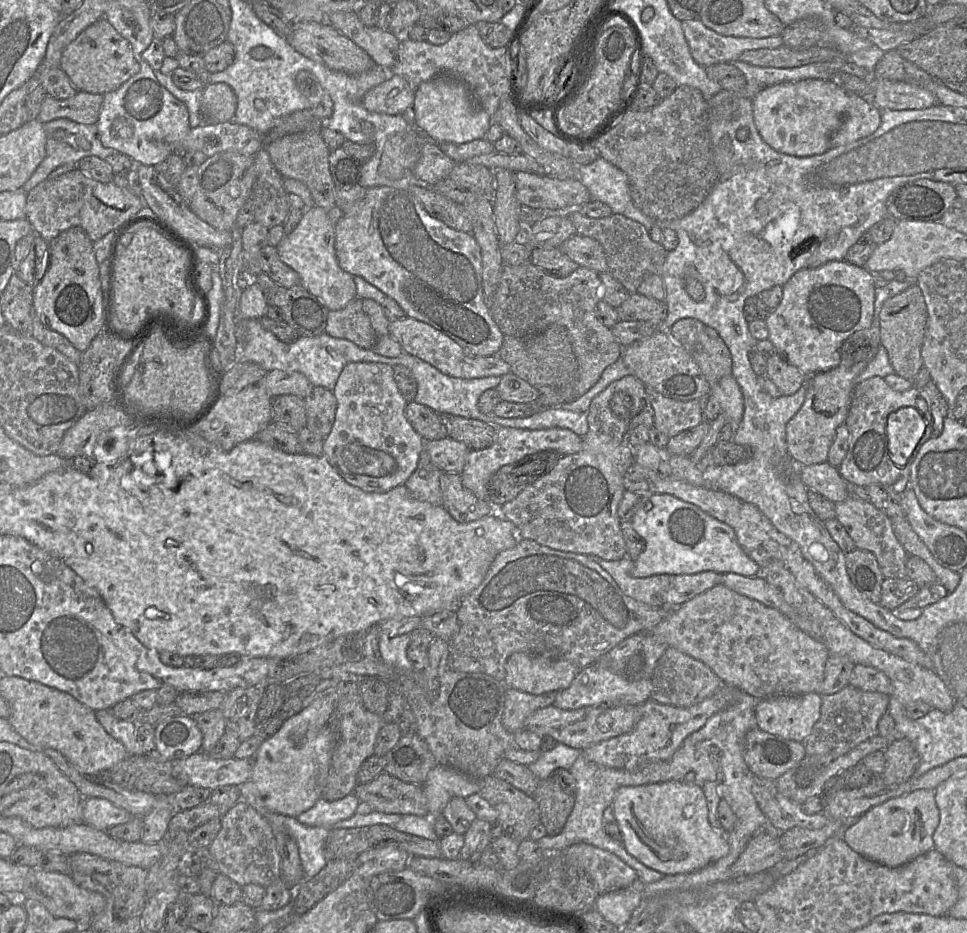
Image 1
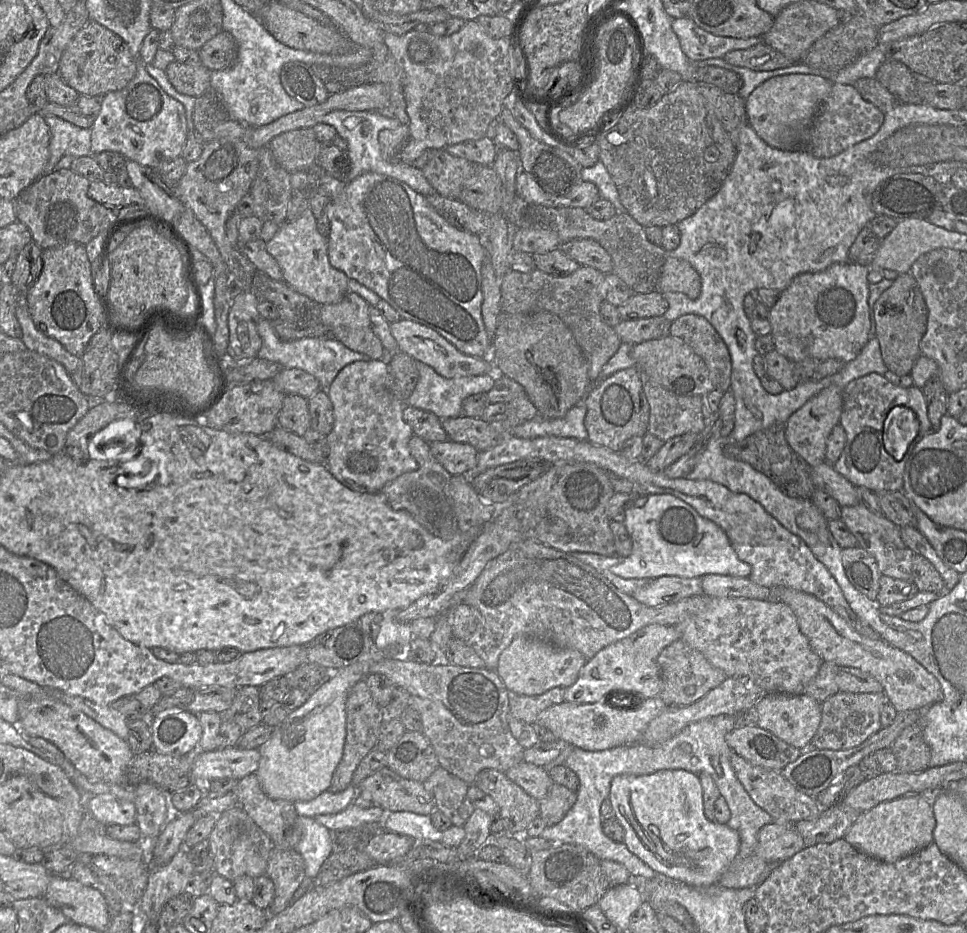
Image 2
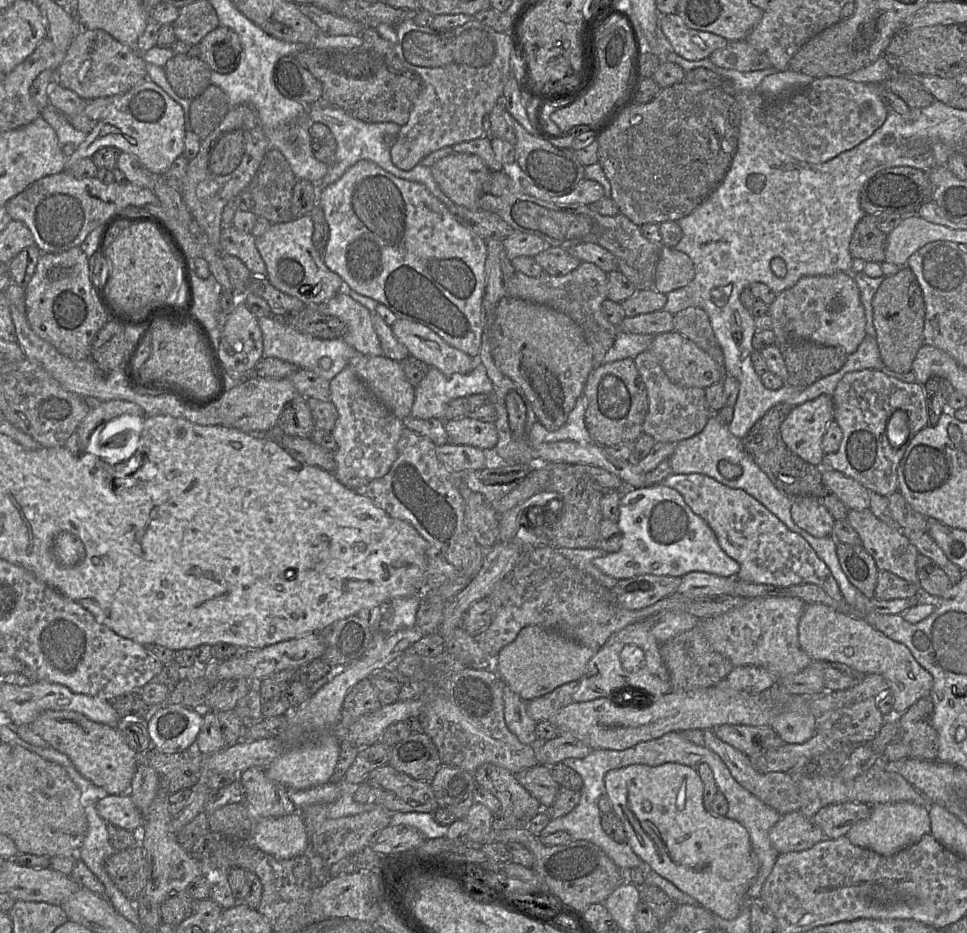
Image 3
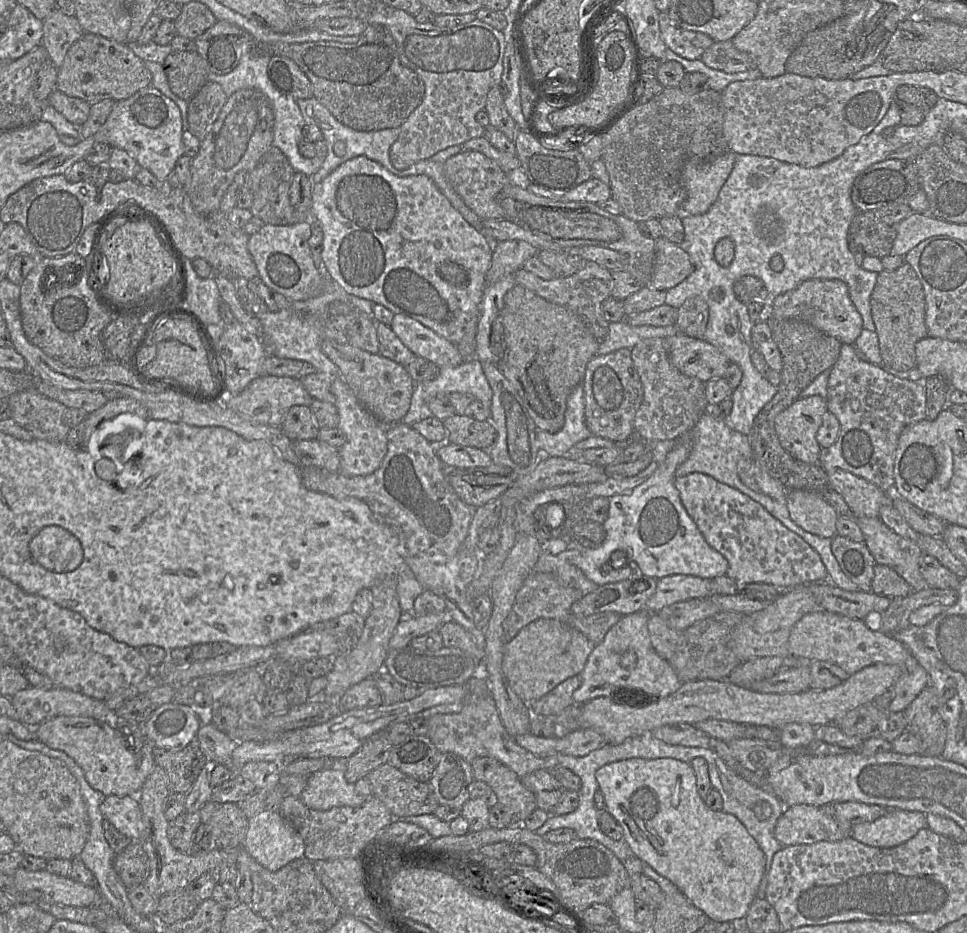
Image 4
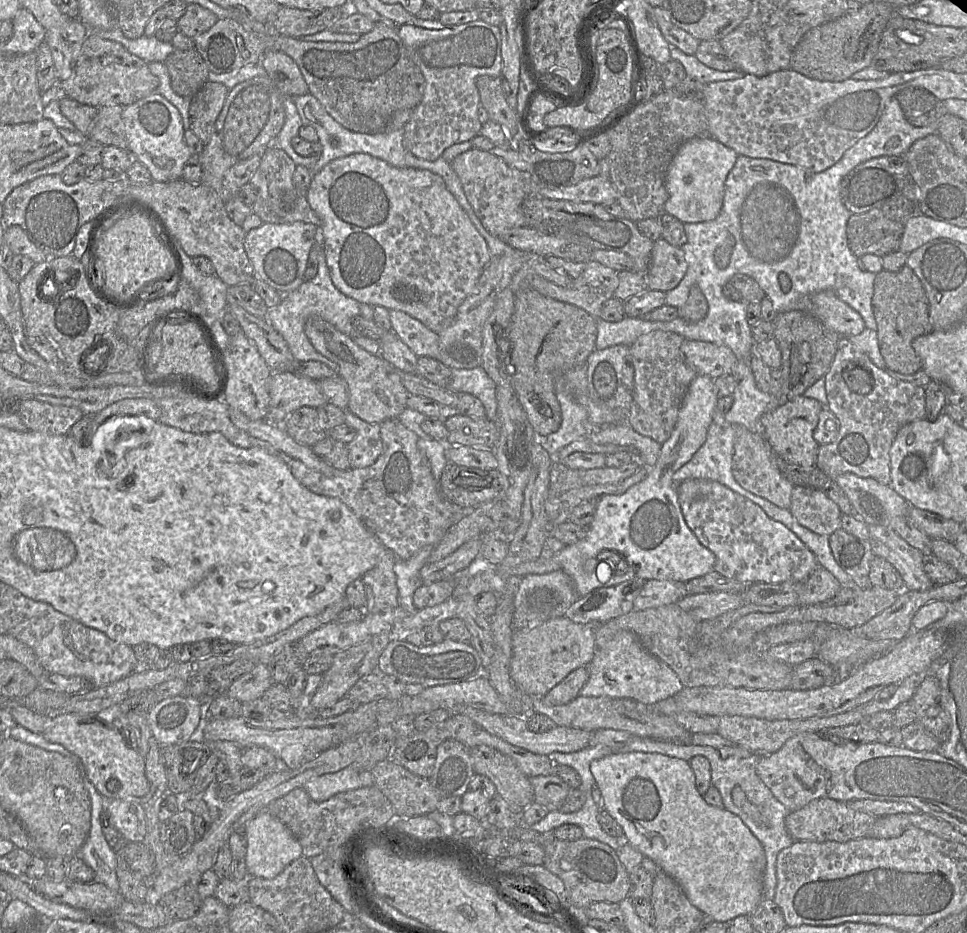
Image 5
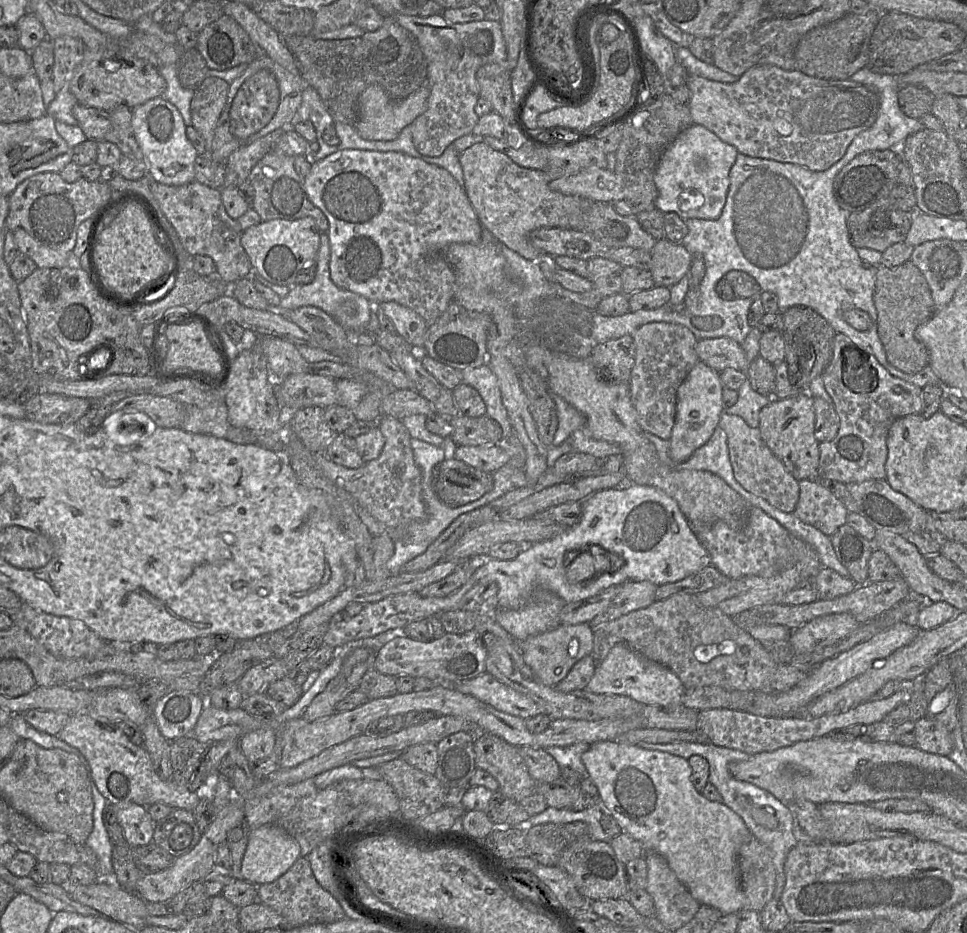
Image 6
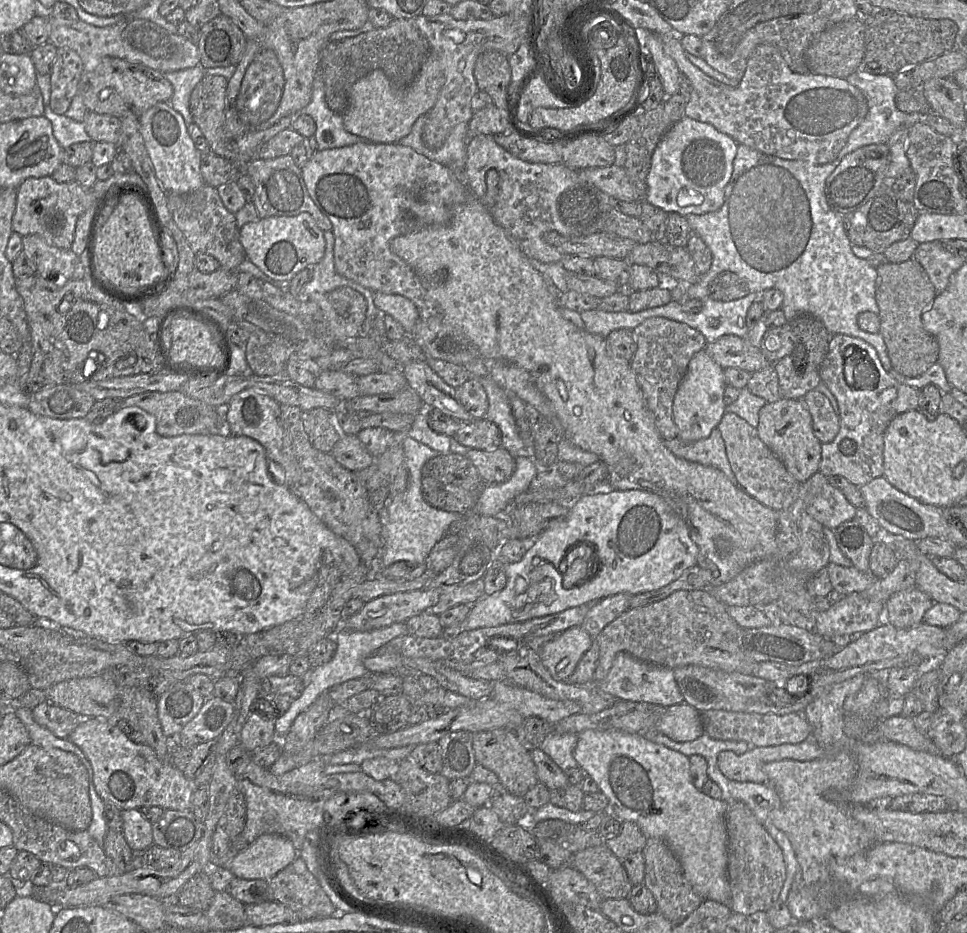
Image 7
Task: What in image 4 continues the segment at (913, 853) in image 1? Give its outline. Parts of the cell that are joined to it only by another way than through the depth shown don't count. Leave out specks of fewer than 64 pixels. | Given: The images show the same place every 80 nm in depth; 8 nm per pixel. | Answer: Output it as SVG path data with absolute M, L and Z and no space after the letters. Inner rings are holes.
M890 810L877 820L855 825L849 837L868 846L892 848L907 842L926 827L927 817L922 812Z

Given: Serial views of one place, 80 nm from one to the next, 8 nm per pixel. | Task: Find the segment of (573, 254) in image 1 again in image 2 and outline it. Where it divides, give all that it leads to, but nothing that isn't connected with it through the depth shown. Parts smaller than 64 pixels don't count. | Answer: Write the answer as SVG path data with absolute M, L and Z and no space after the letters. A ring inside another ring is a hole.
M575 239L562 245L561 248L581 266L592 267L604 275L612 273L611 256L593 239Z

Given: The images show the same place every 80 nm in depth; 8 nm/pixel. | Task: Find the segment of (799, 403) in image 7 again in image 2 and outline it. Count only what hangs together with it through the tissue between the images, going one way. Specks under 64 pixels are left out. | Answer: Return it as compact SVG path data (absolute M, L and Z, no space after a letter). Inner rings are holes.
M828 386L810 398L787 420L785 439L790 447L811 467L825 462L826 444L833 427L839 424L843 407L843 388Z

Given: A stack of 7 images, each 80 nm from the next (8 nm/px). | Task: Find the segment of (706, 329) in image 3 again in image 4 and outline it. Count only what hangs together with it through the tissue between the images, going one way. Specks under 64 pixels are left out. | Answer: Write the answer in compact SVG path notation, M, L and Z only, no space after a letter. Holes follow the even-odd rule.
M699 296L690 297L677 309L676 327L681 334L702 339L708 322L708 305Z

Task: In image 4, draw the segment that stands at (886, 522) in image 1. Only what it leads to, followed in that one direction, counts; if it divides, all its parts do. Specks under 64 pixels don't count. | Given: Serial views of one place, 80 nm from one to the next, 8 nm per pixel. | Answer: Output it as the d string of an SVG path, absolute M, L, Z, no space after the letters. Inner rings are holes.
M879 517L854 518L864 535L864 543L877 564L893 569L913 591L927 587L920 572L923 551L916 542L896 534Z

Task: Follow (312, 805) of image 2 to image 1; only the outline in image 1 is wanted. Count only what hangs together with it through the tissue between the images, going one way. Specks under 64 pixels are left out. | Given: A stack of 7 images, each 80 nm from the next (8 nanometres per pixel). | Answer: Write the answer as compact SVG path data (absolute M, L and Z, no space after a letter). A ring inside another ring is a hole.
M354 792L335 801L320 797L309 810L296 818L306 826L325 827L330 831L336 823L352 817L356 813L359 802Z

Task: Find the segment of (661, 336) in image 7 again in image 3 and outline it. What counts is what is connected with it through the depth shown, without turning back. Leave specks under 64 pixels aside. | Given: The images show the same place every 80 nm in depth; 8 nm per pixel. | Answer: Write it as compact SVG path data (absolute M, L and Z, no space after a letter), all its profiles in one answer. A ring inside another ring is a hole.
M648 349L639 353L633 361L646 387L648 398L643 433L652 436L656 443L677 443L702 431L710 417L705 389L683 387L673 383L663 371L657 357Z

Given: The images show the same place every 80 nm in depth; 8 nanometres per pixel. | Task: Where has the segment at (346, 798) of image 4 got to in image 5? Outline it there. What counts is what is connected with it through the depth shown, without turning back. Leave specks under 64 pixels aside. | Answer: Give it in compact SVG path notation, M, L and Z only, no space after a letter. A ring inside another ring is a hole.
M348 766L335 773L314 777L303 788L312 800L324 802L338 793L360 788L359 771Z

